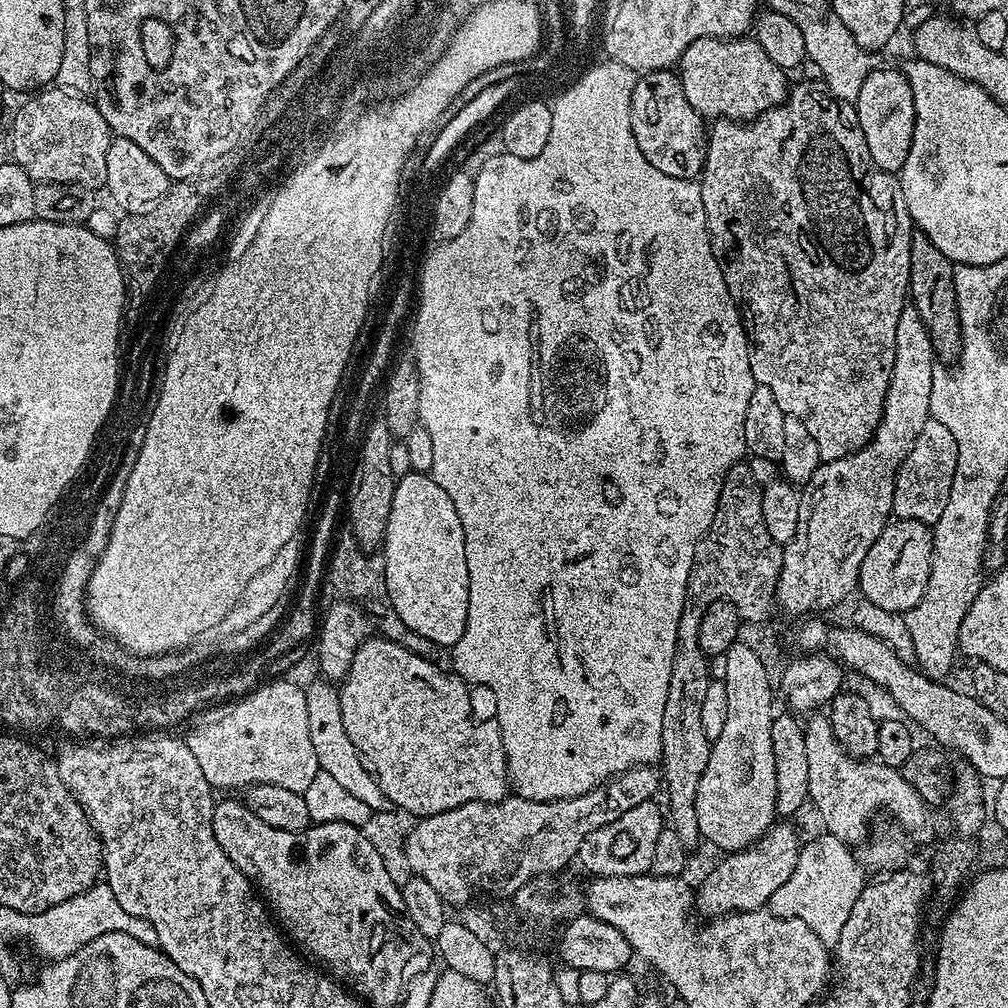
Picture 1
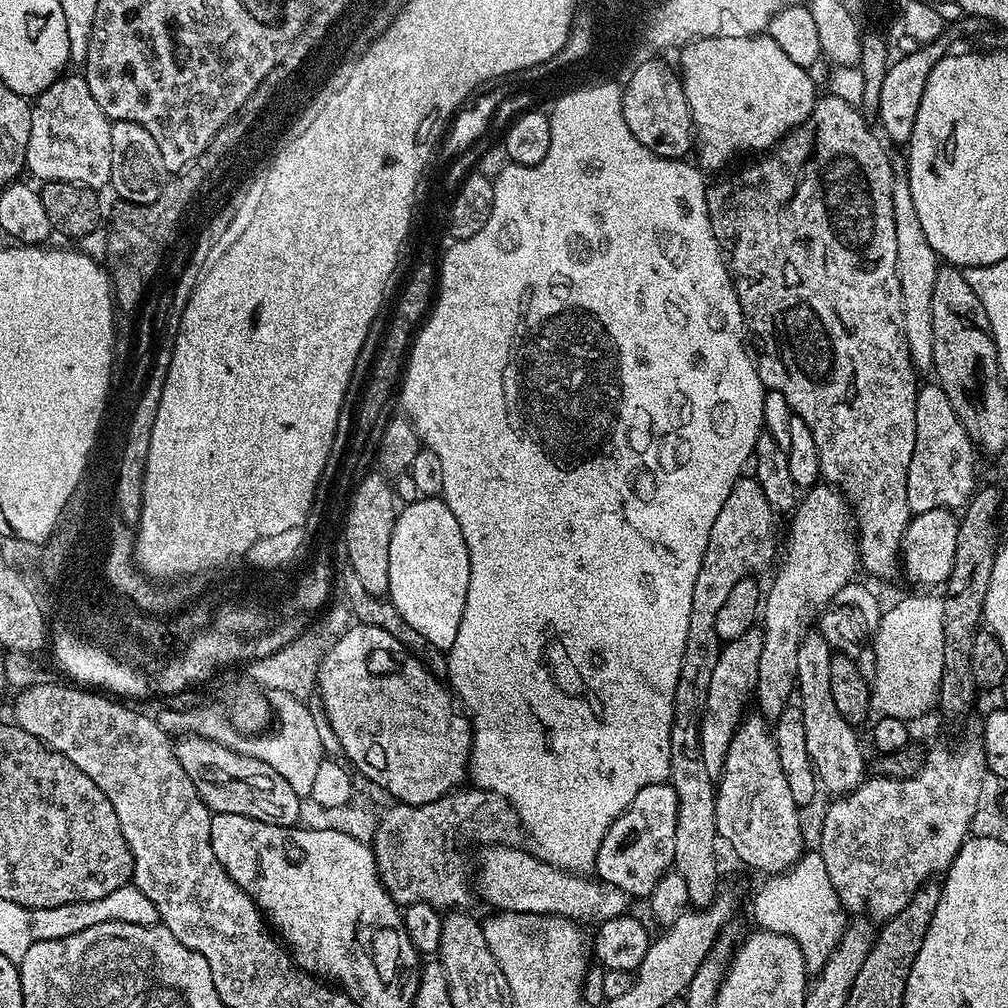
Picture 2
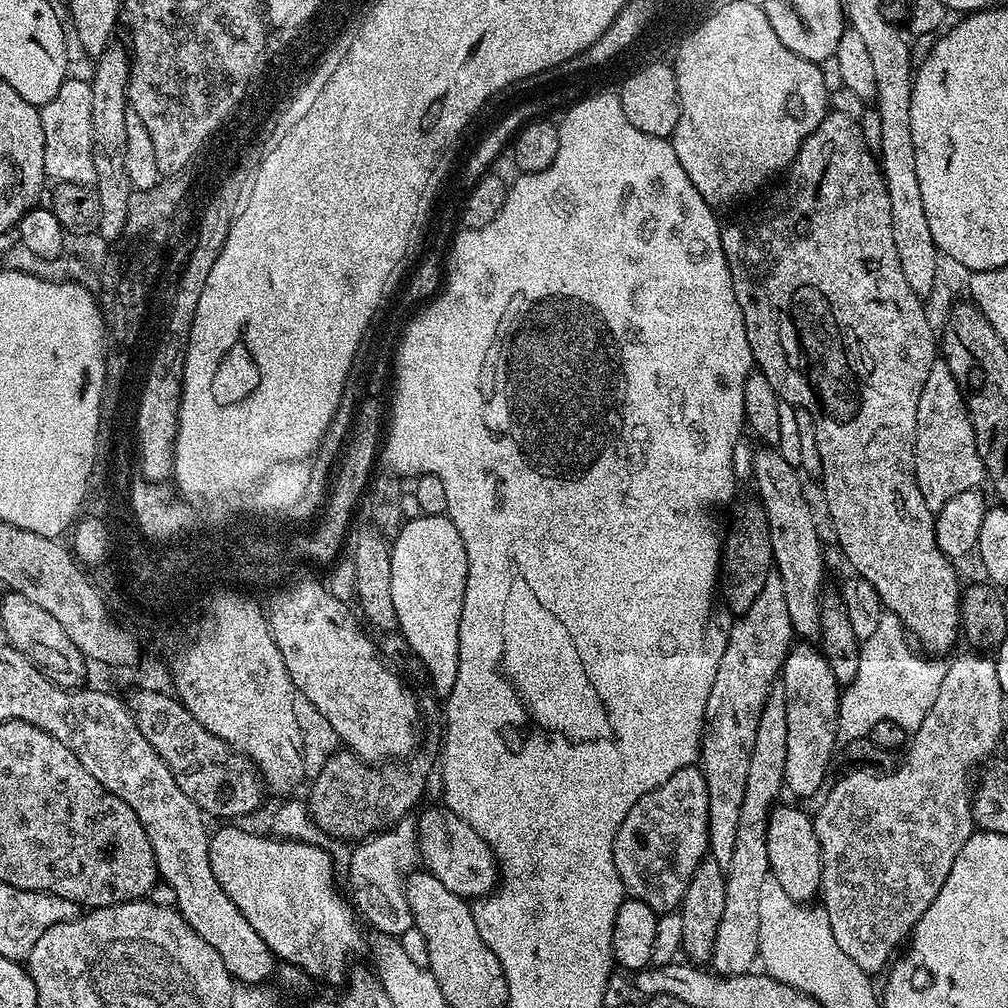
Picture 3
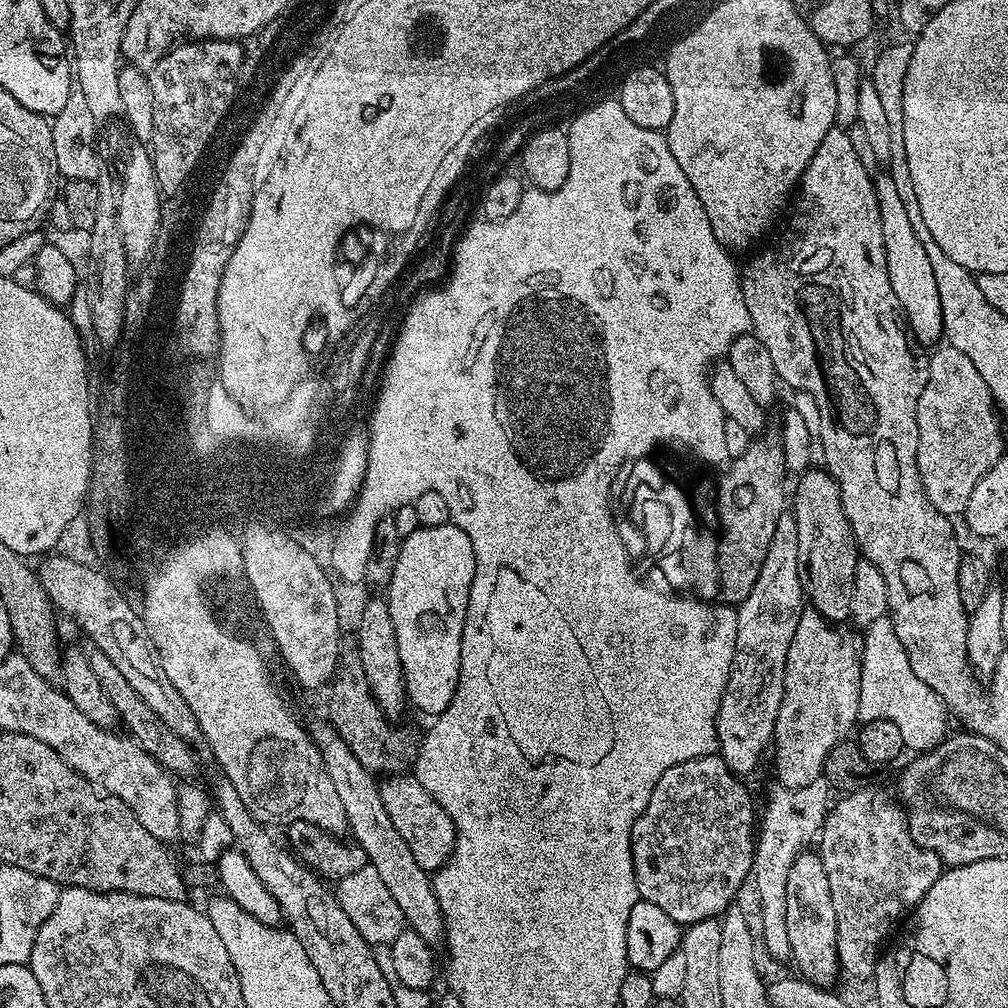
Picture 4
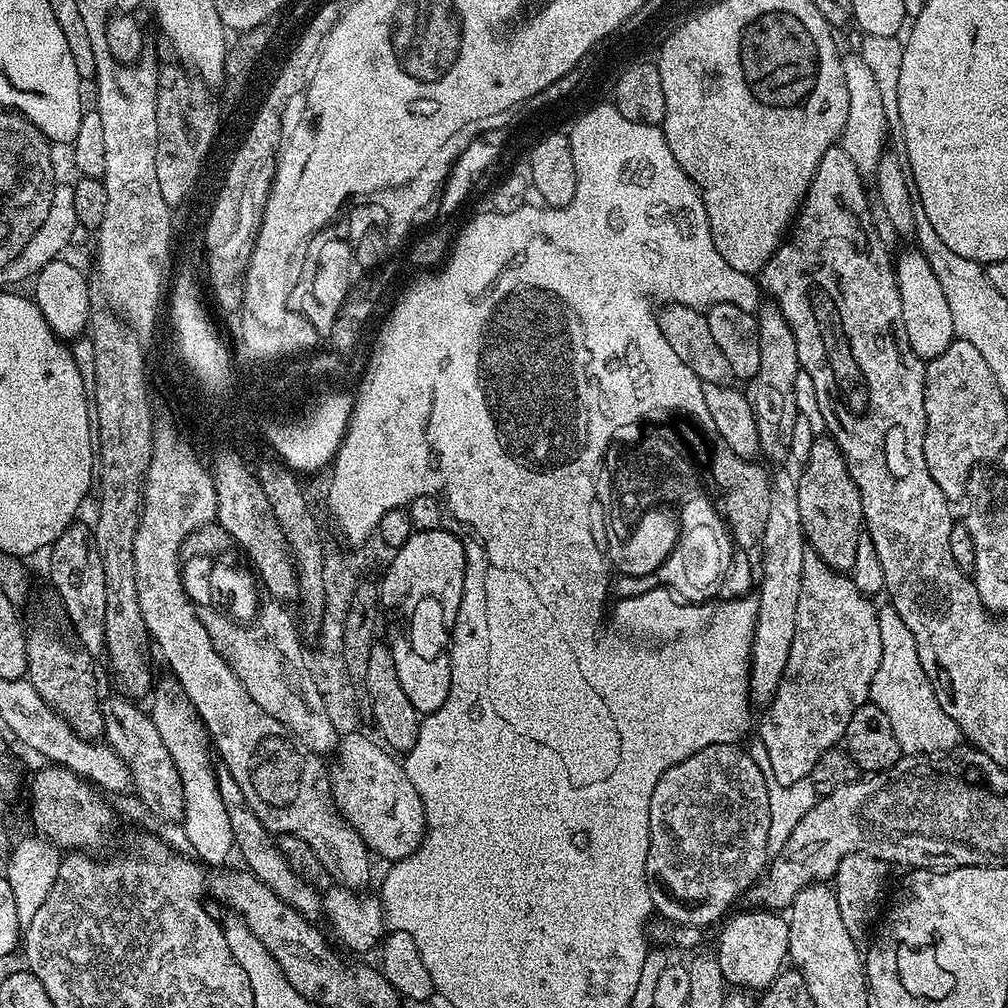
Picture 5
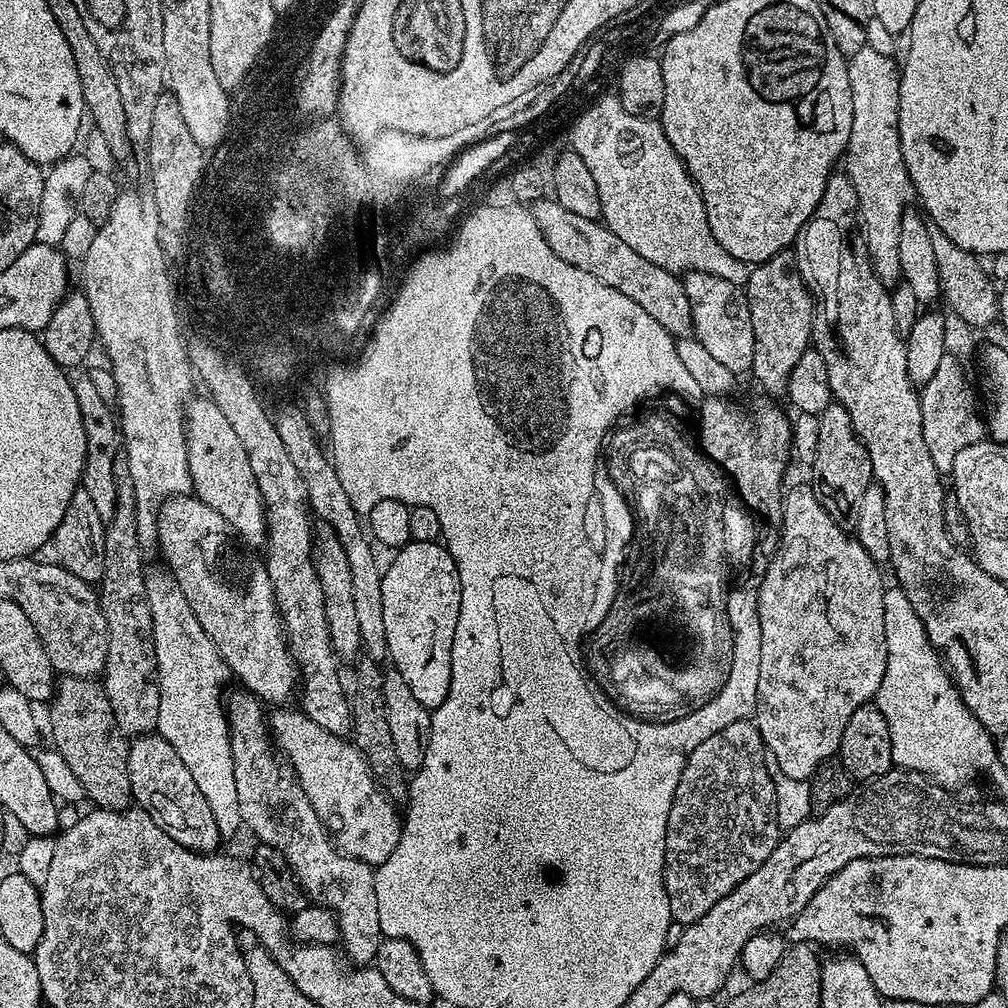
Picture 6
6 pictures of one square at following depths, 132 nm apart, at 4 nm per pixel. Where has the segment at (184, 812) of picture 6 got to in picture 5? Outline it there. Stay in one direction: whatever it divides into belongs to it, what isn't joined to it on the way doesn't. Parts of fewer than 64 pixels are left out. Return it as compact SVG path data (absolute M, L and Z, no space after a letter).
M104 694L100 698L104 723L103 739L130 770L135 796L140 798L158 819L183 821L182 784L174 760L170 758L170 750L166 750L165 744L162 743L162 734L158 734L158 726L154 726L151 715L145 709L143 712L139 703L129 700L126 696L111 695Z

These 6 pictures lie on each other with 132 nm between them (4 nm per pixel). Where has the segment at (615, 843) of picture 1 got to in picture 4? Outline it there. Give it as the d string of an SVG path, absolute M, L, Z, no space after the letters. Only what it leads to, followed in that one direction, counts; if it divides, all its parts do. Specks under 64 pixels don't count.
M718 754L675 764L658 778L658 786L654 786L646 810L642 810L634 822L632 861L640 899L654 902L654 906L666 910L681 926L719 917L737 899L744 879L752 876L758 808L752 805L752 796L744 783Z

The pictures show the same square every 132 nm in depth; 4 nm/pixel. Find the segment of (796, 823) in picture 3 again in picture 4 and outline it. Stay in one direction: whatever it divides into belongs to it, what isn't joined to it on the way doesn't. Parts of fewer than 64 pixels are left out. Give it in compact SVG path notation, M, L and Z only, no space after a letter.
M819 851L800 852L790 866L790 874L786 874L786 934L790 934L790 960L791 963L796 963L795 971L811 984L831 989L836 976L841 975L836 949L838 922L834 918L834 902L830 899L826 866L822 866Z

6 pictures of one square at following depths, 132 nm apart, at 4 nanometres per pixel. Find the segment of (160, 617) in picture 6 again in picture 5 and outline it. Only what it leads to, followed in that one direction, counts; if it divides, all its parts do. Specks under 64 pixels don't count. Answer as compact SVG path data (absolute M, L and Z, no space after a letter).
M175 687L160 688L154 692L156 705L150 708L154 726L158 726L158 734L162 734L162 743L170 750L170 758L178 770L178 778L182 784L184 799L184 819L182 821L186 835L192 847L191 855L201 865L220 864L228 855L233 855L232 831L230 818L226 815L226 805L222 802L222 794L218 794L218 778L214 752L210 747L210 737L199 714Z

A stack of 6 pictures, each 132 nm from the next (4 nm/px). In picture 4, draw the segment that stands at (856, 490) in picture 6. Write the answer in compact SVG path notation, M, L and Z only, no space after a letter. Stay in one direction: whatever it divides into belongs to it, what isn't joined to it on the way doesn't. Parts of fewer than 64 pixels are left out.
M820 466L809 467L799 473L796 497L791 497L790 511L798 522L798 578L802 582L805 601L829 622L844 622L850 617L850 594L854 590L854 570L861 557L858 555L856 539L850 530L846 510L842 510L842 498L834 478Z

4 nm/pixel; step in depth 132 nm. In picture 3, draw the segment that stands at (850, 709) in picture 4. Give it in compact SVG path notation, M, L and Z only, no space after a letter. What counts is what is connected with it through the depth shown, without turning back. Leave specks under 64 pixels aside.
M796 642L789 648L782 669L782 687L786 698L784 782L789 793L792 791L796 796L812 796L820 787L825 787L824 779L827 778L828 767L832 764L842 688L837 684L824 653L808 642Z

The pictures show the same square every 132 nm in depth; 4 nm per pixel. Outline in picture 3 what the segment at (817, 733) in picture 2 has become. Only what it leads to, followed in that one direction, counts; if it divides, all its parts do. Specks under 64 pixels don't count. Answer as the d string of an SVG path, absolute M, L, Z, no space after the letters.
M772 446L755 449L751 479L760 491L758 503L770 526L774 572L782 578L782 590L786 593L786 610L790 610L793 633L805 641L815 641L820 635L820 583L824 580L824 552L820 549L816 516L804 497L805 481L801 473Z

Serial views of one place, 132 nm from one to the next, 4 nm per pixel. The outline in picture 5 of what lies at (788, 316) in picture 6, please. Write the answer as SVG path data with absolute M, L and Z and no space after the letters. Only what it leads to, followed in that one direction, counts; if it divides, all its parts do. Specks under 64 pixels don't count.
M774 302L759 305L756 324L760 327L758 351L762 366L758 366L758 374L754 374L754 378L747 381L746 395L757 420L760 452L772 460L783 461L793 441L795 420L800 416L798 406L794 402L794 381L798 379L801 371L798 362L798 342L794 342L794 330L790 330L782 310Z

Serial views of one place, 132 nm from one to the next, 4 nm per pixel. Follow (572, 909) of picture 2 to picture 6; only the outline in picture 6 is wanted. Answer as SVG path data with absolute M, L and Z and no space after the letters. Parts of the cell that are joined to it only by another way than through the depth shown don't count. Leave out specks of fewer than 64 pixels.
M292 706L273 707L267 722L273 745L290 765L296 781L314 806L314 814L318 814L336 847L344 855L373 866L386 862L400 841L402 816L372 777L364 755L351 739L322 730L318 722L310 722L304 712Z

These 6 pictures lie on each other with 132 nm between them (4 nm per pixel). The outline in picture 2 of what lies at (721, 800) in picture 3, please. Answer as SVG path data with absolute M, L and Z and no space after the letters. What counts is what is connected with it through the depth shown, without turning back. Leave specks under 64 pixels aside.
M759 627L752 628L742 638L727 641L721 647L718 666L714 666L714 674L710 674L710 694L704 707L704 721L700 723L700 745L702 758L706 762L706 770L710 770L713 778L724 771L724 759L728 754L737 728L746 715L748 700L753 699L758 682L758 660L762 658L764 642L763 631Z

